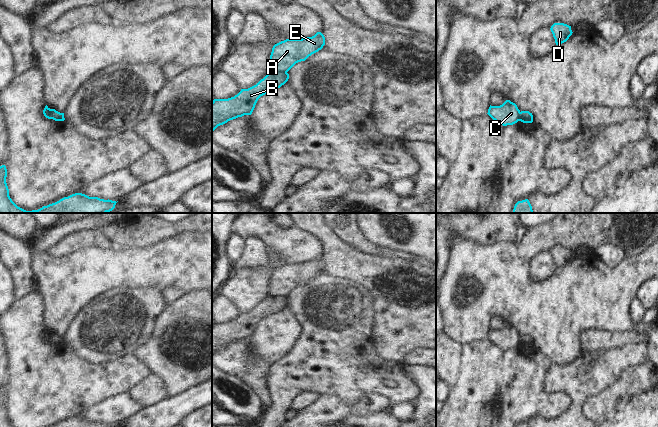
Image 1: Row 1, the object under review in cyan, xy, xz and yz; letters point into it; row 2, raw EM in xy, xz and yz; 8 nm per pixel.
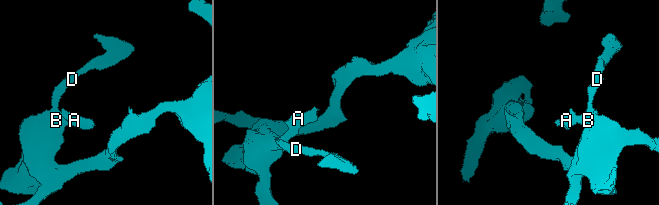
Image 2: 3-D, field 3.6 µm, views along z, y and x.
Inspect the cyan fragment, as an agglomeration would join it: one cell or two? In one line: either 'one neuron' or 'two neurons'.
two neurons

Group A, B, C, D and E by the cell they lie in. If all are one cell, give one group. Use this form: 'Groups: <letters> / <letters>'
Groups: A C E / B D.

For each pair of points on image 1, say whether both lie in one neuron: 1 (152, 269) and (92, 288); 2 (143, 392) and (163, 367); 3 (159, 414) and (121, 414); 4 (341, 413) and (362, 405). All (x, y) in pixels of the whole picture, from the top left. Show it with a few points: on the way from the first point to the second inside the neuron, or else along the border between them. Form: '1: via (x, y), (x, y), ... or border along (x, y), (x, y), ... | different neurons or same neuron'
1: via (137, 269), (121, 269), (107, 273) | same neuron
2: border along (153, 373), (164, 380), (168, 396) | different neurons
3: border along (146, 408), (133, 416) | different neurons
4: via (346, 409), (357, 408) | same neuron

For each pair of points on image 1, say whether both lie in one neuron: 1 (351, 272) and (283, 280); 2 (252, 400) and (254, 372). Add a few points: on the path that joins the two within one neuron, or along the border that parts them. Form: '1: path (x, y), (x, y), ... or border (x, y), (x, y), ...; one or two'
1: path (334, 262), (320, 262), (314, 268), (300, 273); one
2: border (232, 376), (246, 380), (261, 396), (266, 407); two

